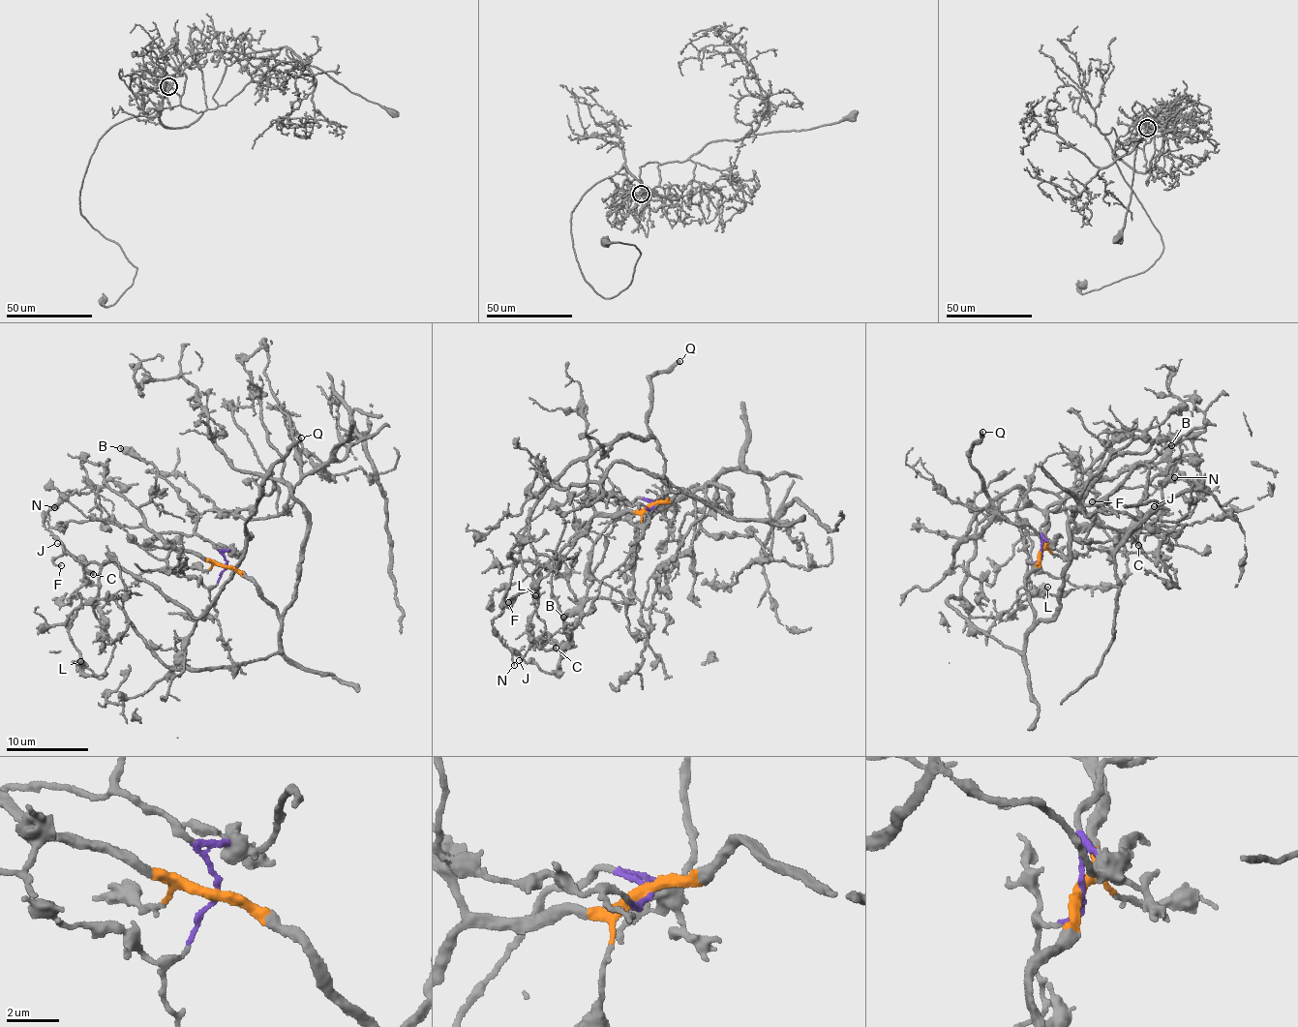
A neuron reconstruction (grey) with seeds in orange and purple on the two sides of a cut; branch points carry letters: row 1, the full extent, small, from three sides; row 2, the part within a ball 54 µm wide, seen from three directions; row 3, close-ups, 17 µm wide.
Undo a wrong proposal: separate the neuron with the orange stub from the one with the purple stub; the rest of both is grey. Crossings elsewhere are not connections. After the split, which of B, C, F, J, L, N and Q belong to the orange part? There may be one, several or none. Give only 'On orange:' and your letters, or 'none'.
On orange: none

